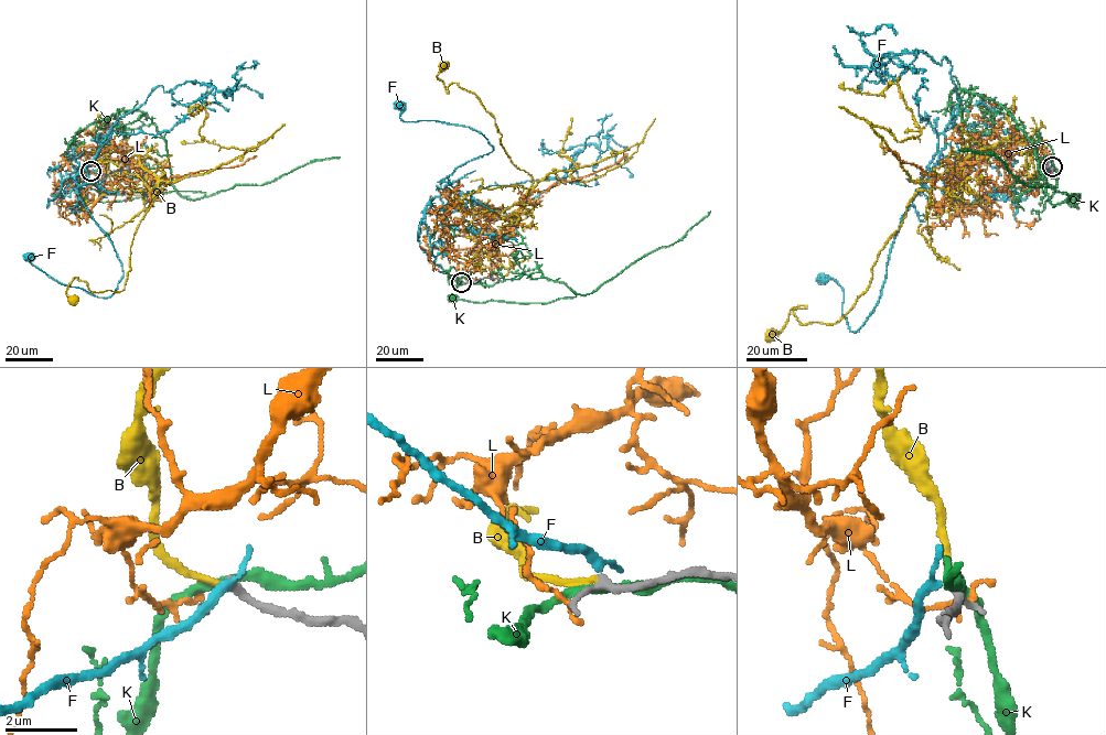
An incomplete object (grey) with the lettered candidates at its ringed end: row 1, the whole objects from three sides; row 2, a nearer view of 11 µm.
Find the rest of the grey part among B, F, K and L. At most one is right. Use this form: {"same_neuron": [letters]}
{"same_neuron": ["F"]}

